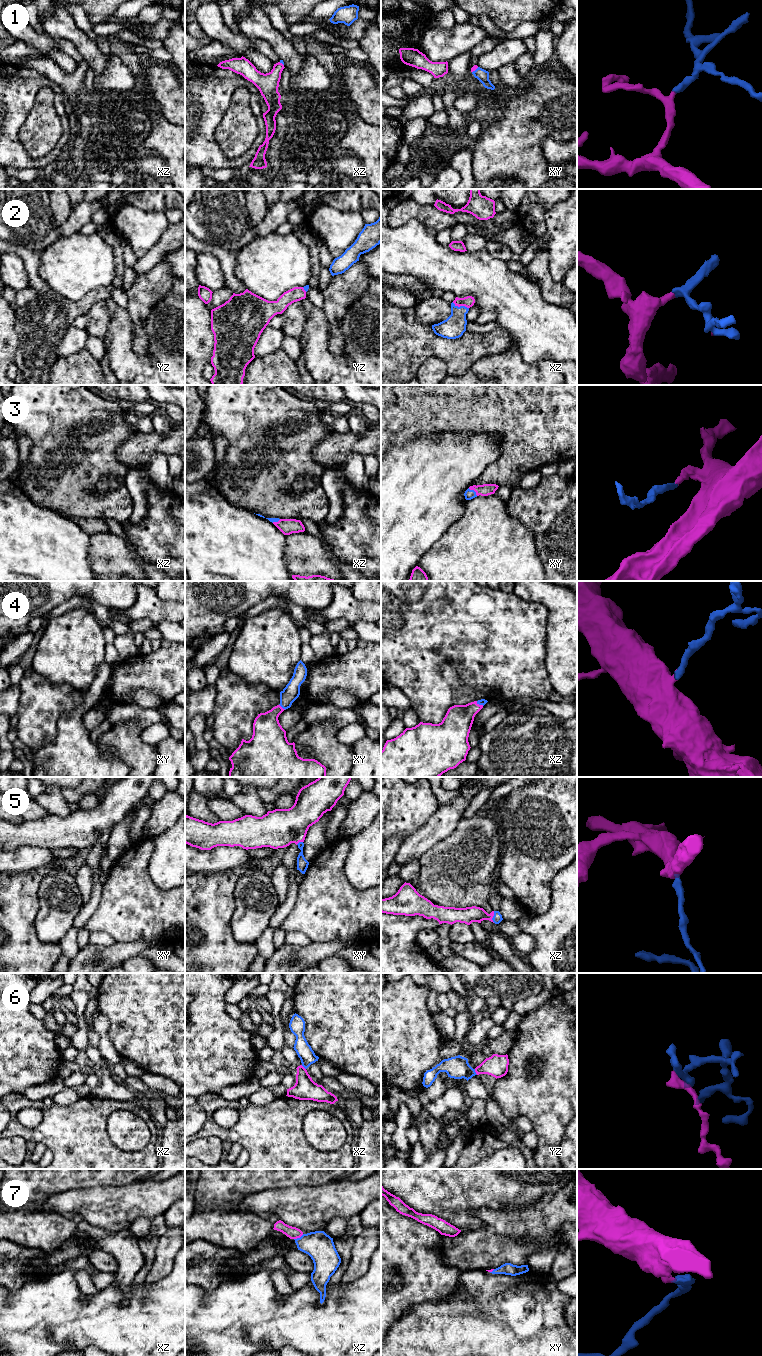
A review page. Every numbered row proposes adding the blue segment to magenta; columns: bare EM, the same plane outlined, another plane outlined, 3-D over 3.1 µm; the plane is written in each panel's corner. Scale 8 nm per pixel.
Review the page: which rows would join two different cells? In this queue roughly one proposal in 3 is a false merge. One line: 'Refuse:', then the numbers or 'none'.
Refuse: 6

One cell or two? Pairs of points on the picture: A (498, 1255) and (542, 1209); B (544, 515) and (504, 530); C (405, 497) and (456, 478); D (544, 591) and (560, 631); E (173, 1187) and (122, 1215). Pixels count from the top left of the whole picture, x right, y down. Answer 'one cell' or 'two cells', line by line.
A: one cell
B: two cells
C: one cell
D: one cell
E: one cell

